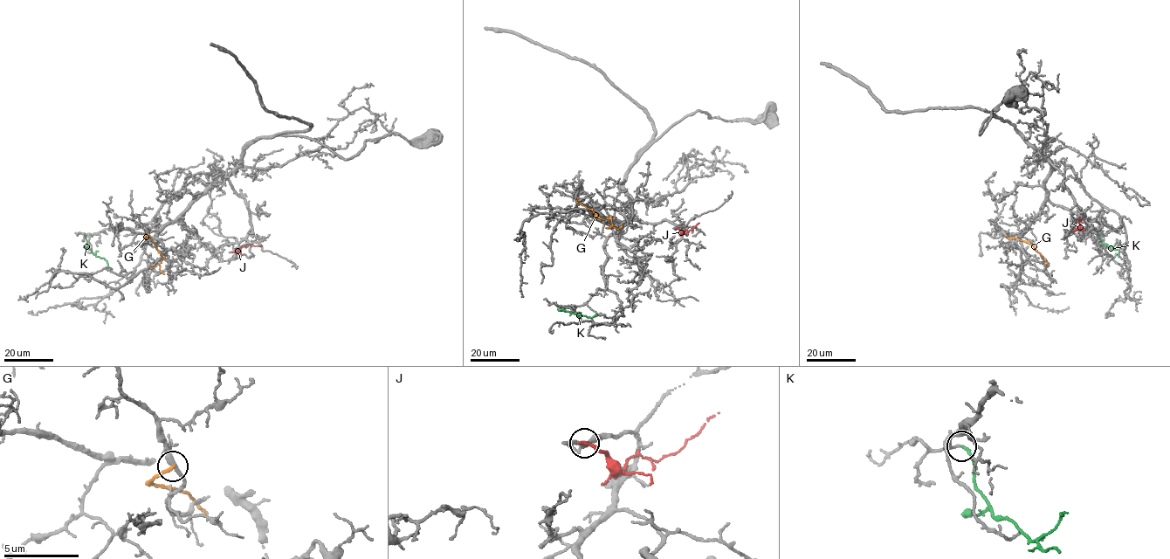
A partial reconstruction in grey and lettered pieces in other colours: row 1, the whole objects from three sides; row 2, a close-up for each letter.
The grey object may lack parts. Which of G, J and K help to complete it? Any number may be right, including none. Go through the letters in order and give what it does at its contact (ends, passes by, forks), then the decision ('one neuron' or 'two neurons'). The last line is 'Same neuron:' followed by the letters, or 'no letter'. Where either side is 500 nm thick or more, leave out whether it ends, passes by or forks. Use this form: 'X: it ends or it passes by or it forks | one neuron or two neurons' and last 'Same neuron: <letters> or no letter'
G: it ends | two neurons
J: it ends | two neurons
K: it ends | one neuron
Same neuron: K

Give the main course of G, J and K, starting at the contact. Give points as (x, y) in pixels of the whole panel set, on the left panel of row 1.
G: (147, 234), (145, 237), (151, 238), (163, 257), (159, 265), (164, 273)
J: (232, 252), (244, 245), (262, 245)
K: (85, 236), (88, 248), (96, 256), (104, 258), (108, 267)

